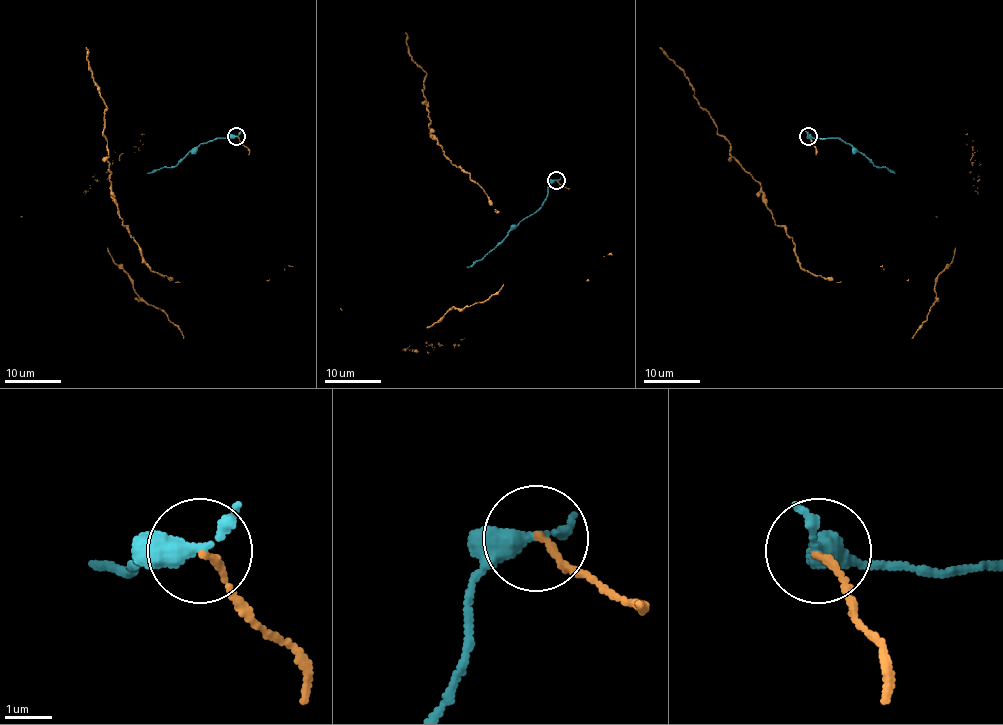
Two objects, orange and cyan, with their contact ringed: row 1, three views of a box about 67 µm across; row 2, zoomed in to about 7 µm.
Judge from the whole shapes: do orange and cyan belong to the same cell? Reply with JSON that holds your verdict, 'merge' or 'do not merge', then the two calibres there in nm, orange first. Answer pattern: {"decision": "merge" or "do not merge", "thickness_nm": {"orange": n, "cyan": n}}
{"decision": "do not merge", "thickness_nm": {"orange": 160, "cyan": 320}}

